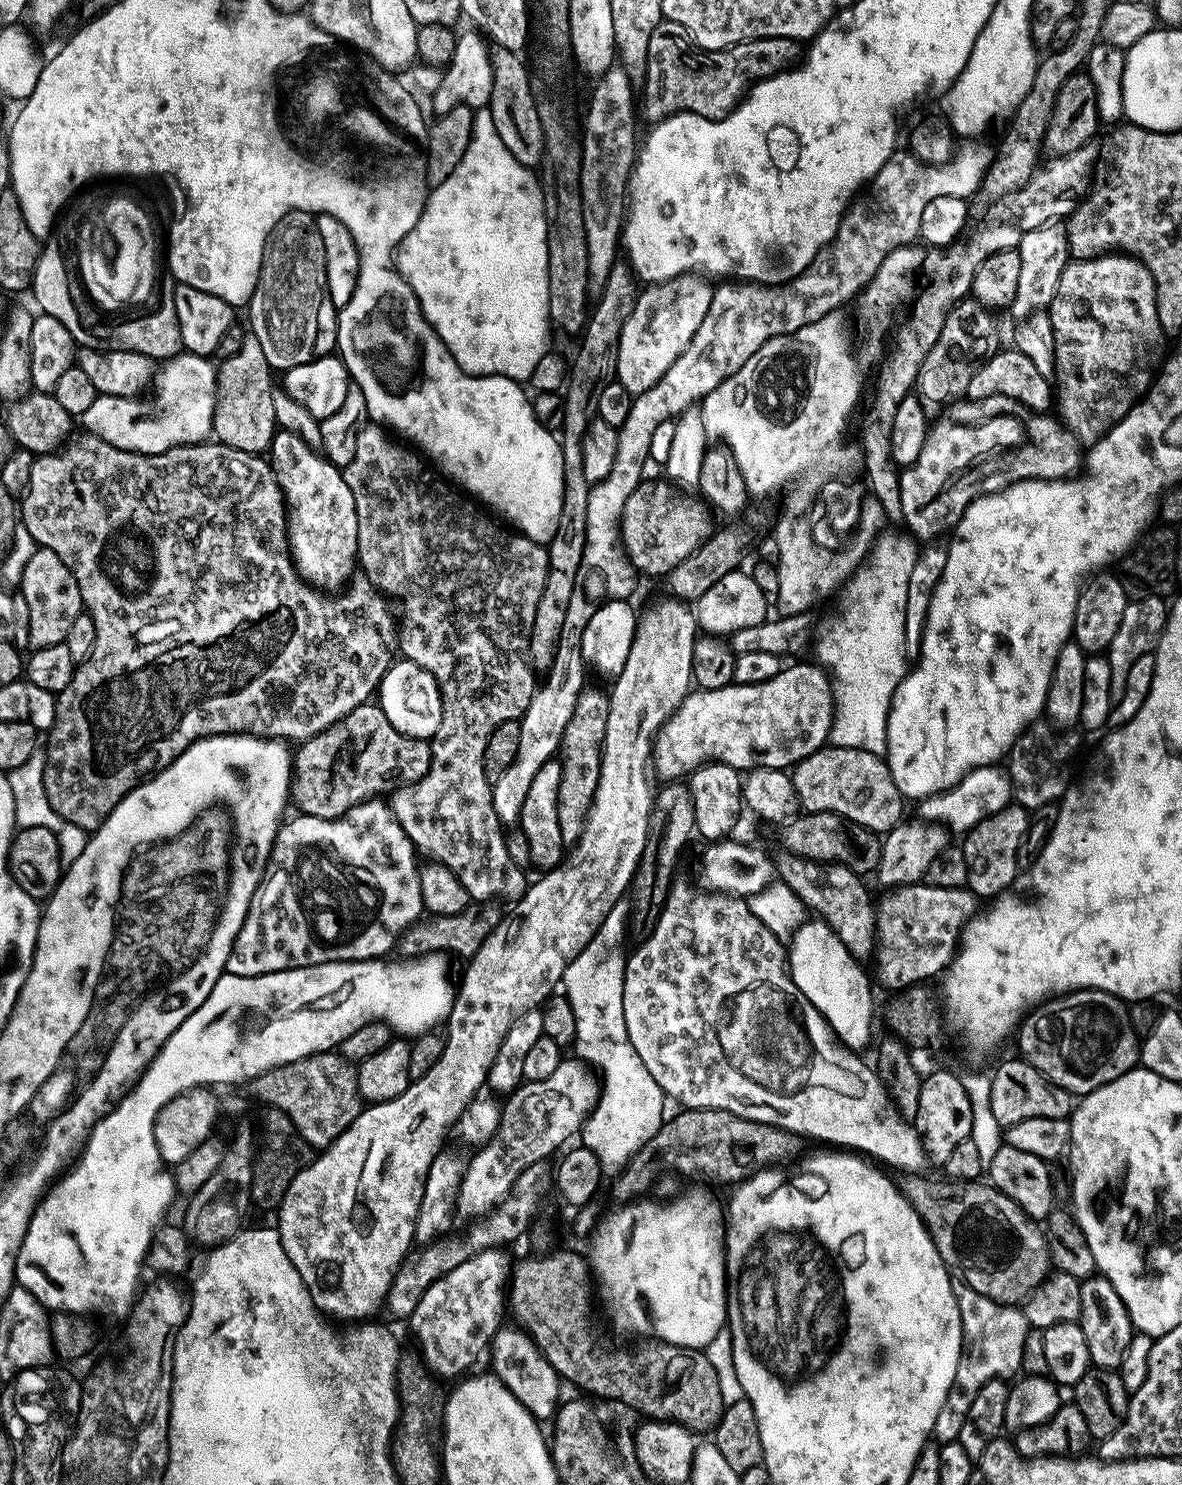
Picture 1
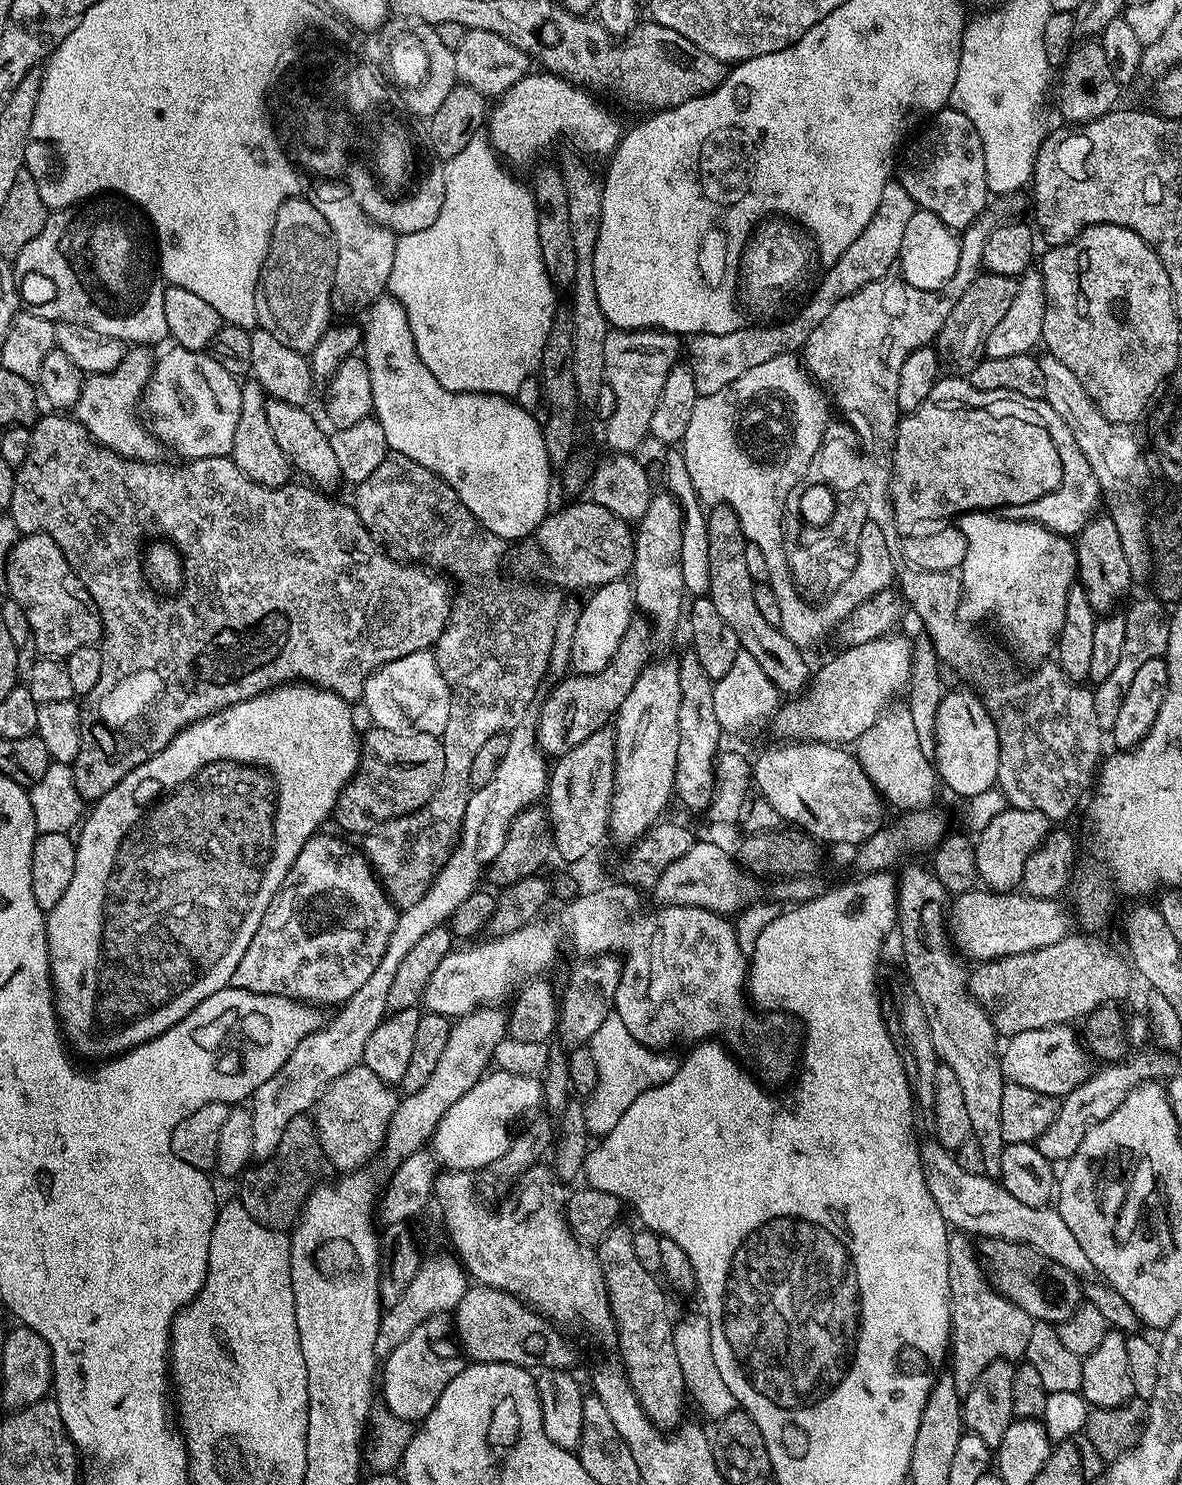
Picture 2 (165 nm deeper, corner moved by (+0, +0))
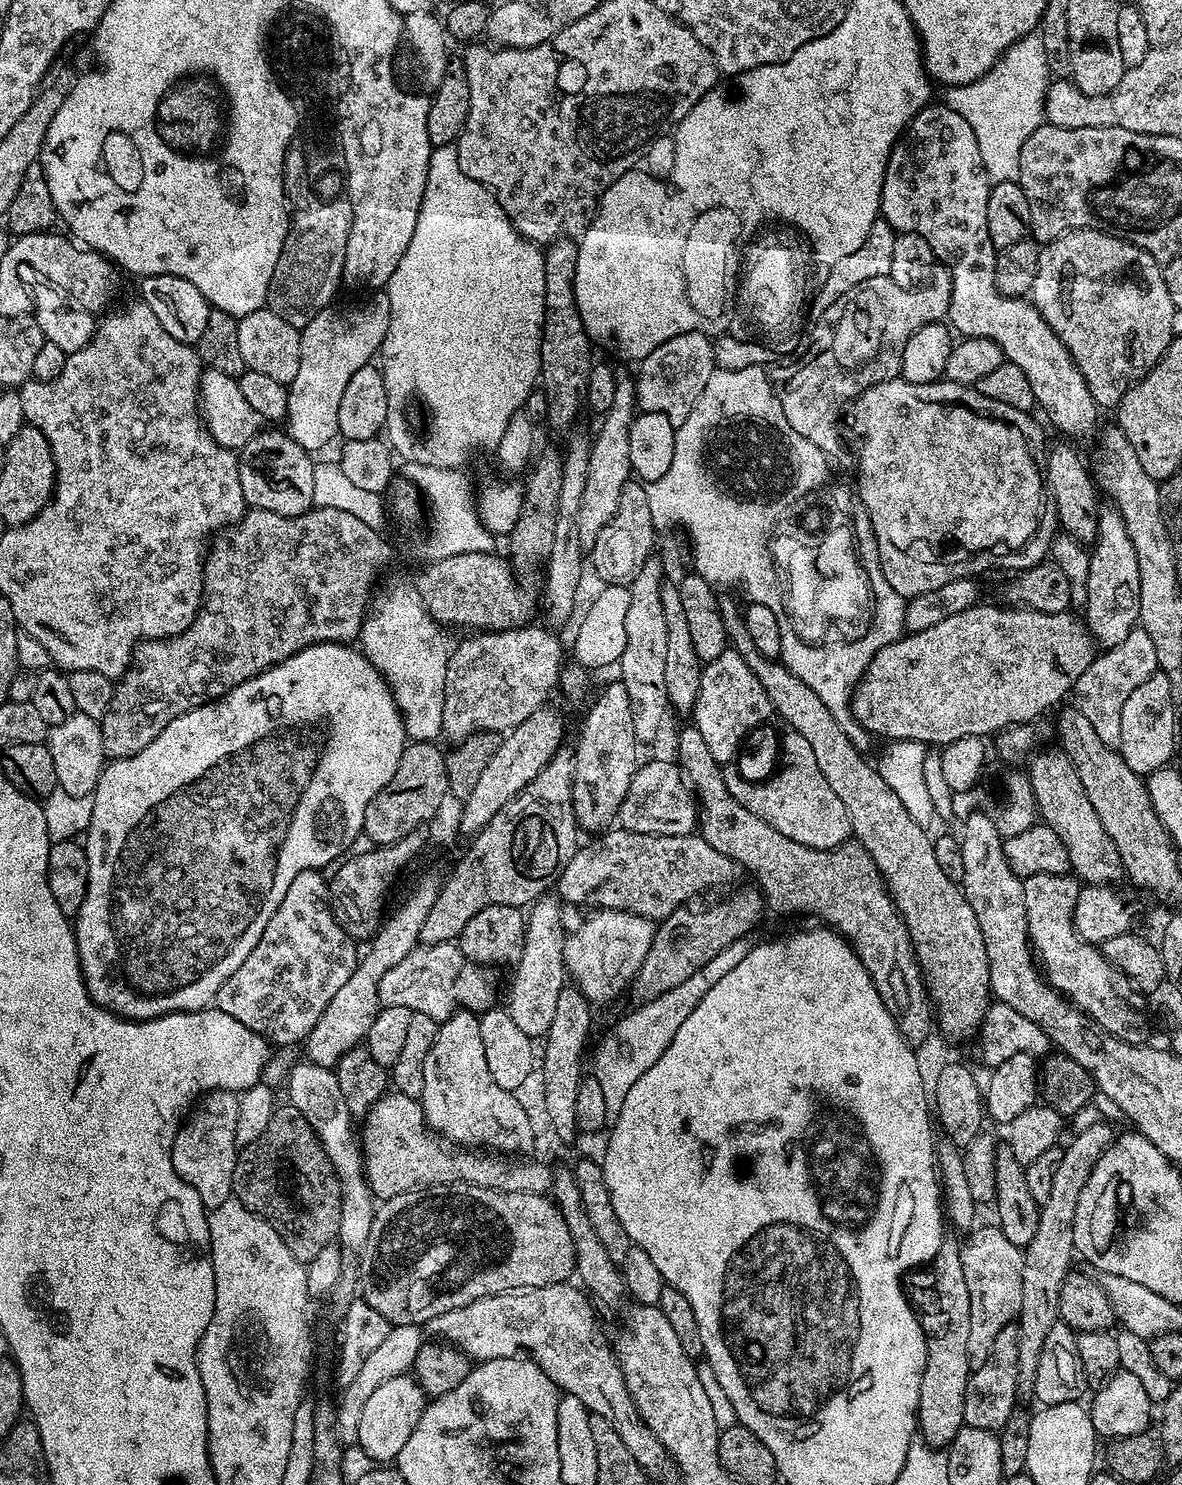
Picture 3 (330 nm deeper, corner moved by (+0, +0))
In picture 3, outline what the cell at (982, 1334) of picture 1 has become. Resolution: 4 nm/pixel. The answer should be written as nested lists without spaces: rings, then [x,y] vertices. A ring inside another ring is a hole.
[[[998,1226],[992,1228],[973,1227],[963,1237],[960,1246],[962,1274],[966,1277],[966,1287],[970,1293],[970,1362],[973,1368],[982,1366],[994,1346],[994,1338],[1007,1324],[1013,1323],[1022,1306],[1022,1249],[1014,1246]]]

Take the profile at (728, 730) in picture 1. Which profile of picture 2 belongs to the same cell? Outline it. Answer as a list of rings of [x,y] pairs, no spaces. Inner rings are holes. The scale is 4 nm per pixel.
[[[889,634],[878,638],[874,642],[862,642],[862,646],[854,646],[853,648],[846,648],[837,651],[837,656],[833,660],[828,660],[820,669],[813,671],[810,676],[810,683],[807,685],[806,694],[797,695],[795,698],[789,702],[781,703],[775,717],[774,725],[776,724],[776,732],[788,742],[815,742],[817,744],[835,744],[837,746],[848,746],[853,742],[860,739],[862,734],[866,734],[866,730],[870,730],[870,726],[874,726],[874,722],[878,720],[880,715],[884,713],[885,708],[889,707],[897,699],[896,696],[905,691],[909,685],[909,680],[911,678],[911,666],[912,666],[912,646],[913,641],[904,636],[896,636],[897,634]]]

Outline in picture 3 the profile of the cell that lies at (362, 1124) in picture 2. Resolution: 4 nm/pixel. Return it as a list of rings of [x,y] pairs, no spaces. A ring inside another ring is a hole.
[[[389,1091],[381,1100],[374,1102],[374,1106],[362,1117],[362,1124],[364,1177],[377,1201],[383,1202],[419,1188],[453,1184],[477,1184],[479,1188],[493,1188],[496,1192],[544,1194],[551,1189],[553,1169],[547,1168],[546,1163],[539,1159],[528,1158],[516,1162],[520,1164],[507,1164],[504,1161],[507,1159],[496,1154],[483,1156],[480,1150],[456,1150],[452,1153],[453,1149],[430,1131],[420,1101],[406,1098],[406,1094],[401,1092]]]

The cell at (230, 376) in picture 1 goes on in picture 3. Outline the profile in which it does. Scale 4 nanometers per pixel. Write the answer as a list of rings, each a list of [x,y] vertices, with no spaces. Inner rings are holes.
[[[260,431],[250,438],[246,446],[239,449],[238,474],[242,478],[244,503],[249,509],[261,508],[283,516],[297,516],[309,512],[312,503],[314,468],[313,457],[298,442],[294,442],[287,431]]]

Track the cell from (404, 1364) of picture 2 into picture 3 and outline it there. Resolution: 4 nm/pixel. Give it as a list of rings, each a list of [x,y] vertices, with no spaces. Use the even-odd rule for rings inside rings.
[[[415,1375],[395,1376],[382,1382],[382,1386],[370,1394],[362,1410],[362,1422],[358,1422],[358,1444],[375,1462],[395,1461],[410,1434],[414,1434],[414,1426],[418,1426],[418,1418],[422,1418],[425,1403],[425,1390]]]

